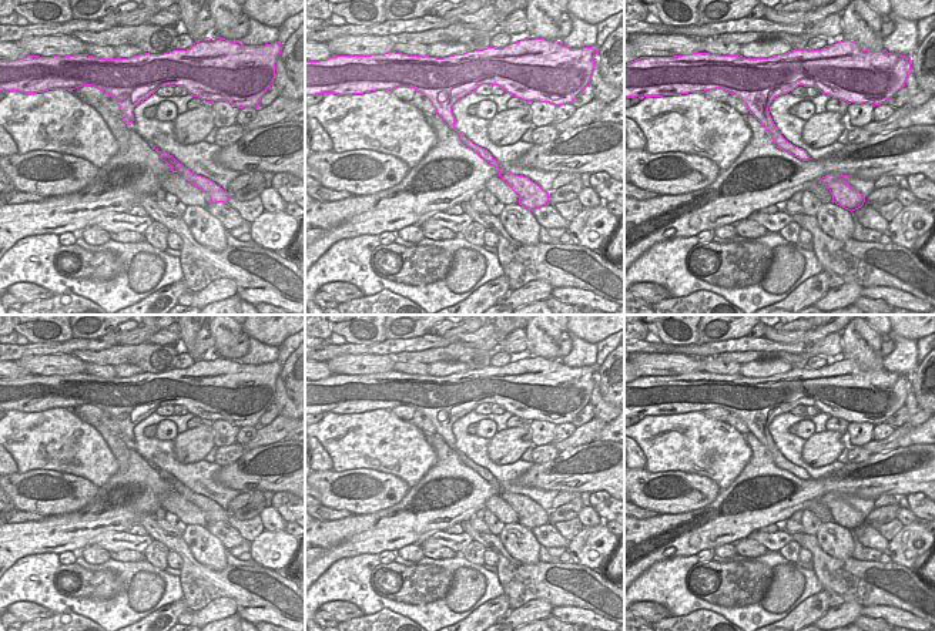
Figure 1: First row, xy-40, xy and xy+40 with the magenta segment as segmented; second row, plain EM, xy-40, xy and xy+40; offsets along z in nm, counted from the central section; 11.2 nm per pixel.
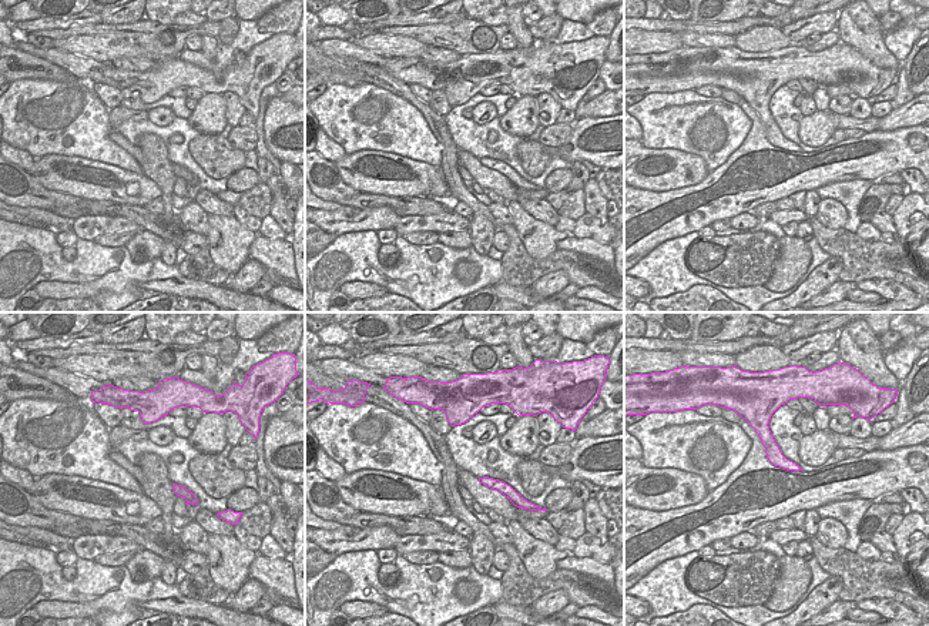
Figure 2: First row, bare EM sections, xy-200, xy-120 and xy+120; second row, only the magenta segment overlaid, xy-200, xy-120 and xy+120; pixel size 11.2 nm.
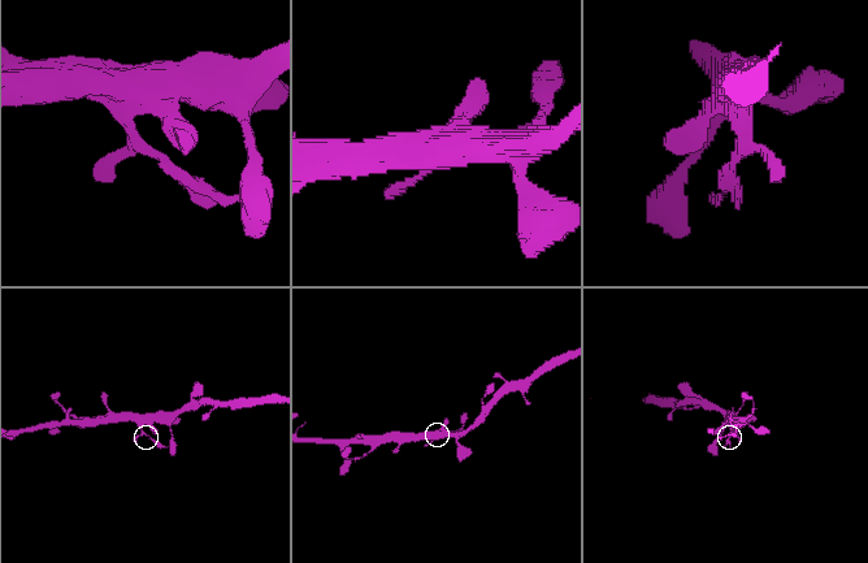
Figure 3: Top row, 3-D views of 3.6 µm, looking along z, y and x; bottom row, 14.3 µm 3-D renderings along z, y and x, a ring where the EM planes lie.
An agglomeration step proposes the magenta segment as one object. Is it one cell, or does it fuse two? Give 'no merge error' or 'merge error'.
no merge error

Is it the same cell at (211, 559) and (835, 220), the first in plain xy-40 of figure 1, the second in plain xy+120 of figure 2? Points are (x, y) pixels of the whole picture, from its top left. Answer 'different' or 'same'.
same

